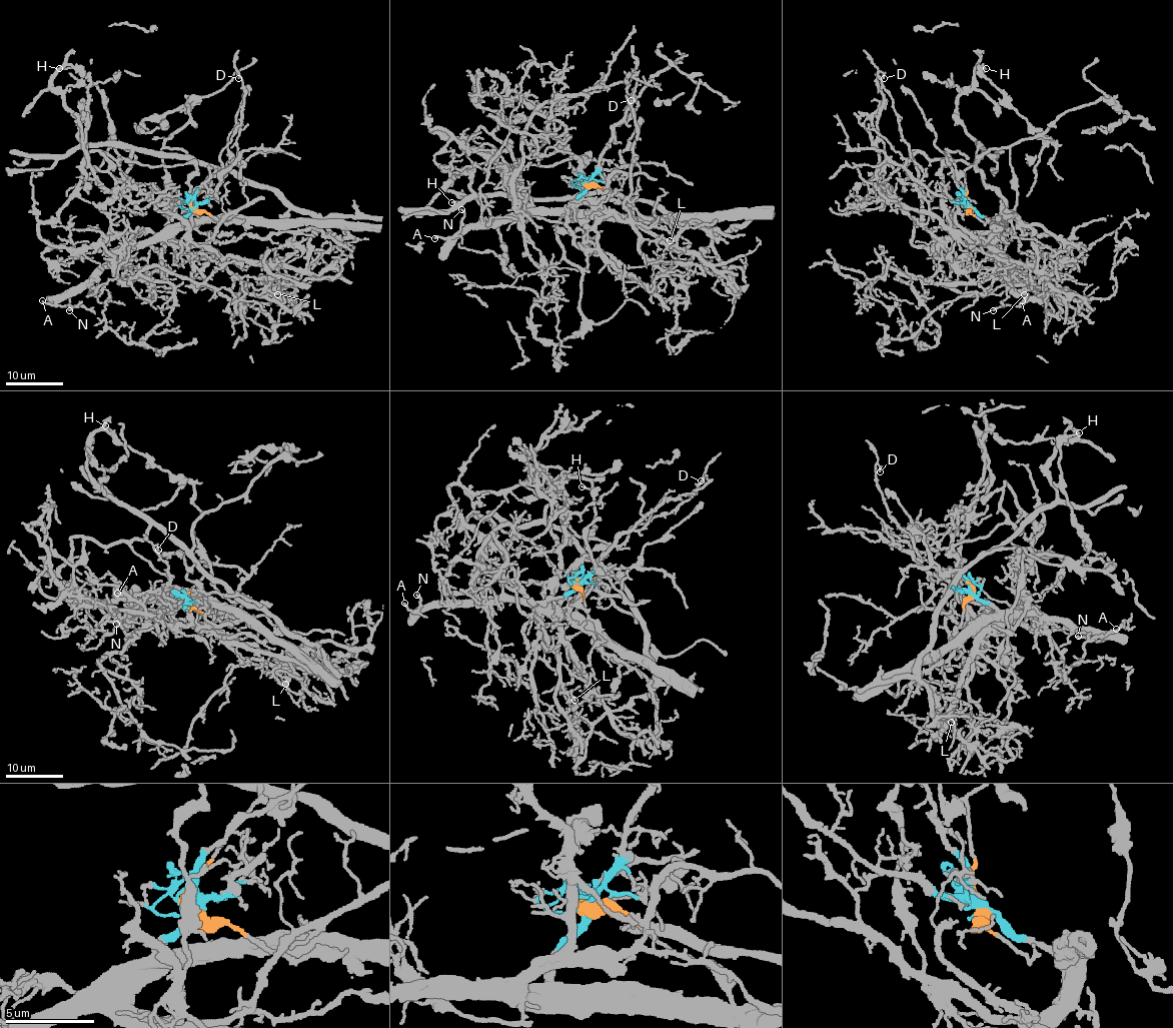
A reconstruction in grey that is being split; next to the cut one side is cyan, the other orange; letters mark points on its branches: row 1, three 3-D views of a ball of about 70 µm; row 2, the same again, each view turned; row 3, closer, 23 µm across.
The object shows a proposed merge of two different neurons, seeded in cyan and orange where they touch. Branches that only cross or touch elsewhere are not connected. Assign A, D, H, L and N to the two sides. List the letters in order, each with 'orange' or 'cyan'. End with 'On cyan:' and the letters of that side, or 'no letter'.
A: cyan
D: cyan
H: orange
L: cyan
N: cyan
On cyan: A, D, L, N

